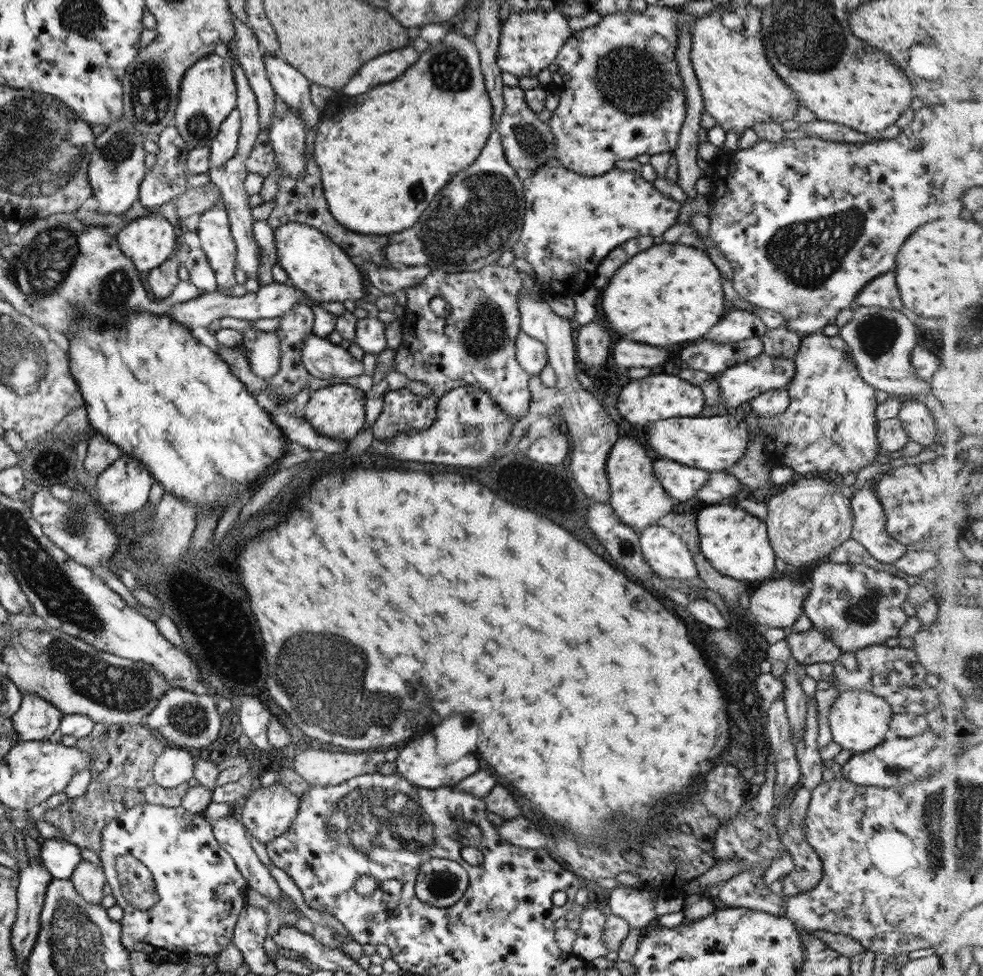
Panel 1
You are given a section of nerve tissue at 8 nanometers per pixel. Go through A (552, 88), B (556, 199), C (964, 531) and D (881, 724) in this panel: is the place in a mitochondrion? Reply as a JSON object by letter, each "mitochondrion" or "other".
{"A":"other","B":"other","C":"other","D":"other"}

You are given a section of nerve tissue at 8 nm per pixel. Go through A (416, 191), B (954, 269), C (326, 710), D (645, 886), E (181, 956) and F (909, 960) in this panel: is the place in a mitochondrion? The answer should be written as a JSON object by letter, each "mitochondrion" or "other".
{"A":"mitochondrion","B":"other","C":"mitochondrion","D":"other","E":"other","F":"other"}

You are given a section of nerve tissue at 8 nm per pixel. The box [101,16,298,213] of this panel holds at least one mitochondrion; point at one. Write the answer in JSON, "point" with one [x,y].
{"point":[148,96]}

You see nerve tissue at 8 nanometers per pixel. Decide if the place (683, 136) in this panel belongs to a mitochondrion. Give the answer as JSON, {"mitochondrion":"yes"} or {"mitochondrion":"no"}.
{"mitochondrion":"no"}

